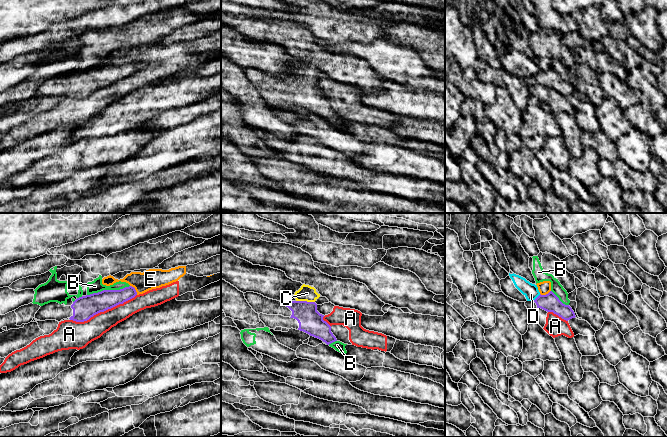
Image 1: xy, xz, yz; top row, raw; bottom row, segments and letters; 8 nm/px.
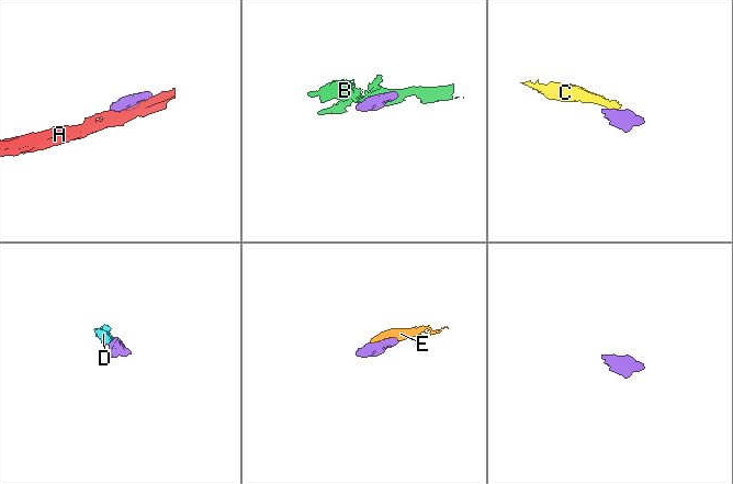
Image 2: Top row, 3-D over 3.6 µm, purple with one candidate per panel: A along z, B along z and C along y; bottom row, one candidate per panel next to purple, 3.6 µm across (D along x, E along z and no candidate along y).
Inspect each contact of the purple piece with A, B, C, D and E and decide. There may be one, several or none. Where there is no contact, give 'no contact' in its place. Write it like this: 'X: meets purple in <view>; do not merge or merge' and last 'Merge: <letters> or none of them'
A: meets purple in xy; do not merge
B: meets purple in xy; do not merge
C: meets purple in xz; merge
D: meets purple in yz; do not merge
E: meets purple in xy; do not merge
Merge: C

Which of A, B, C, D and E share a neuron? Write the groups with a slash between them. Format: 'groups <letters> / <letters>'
groups A / B / C / D E

